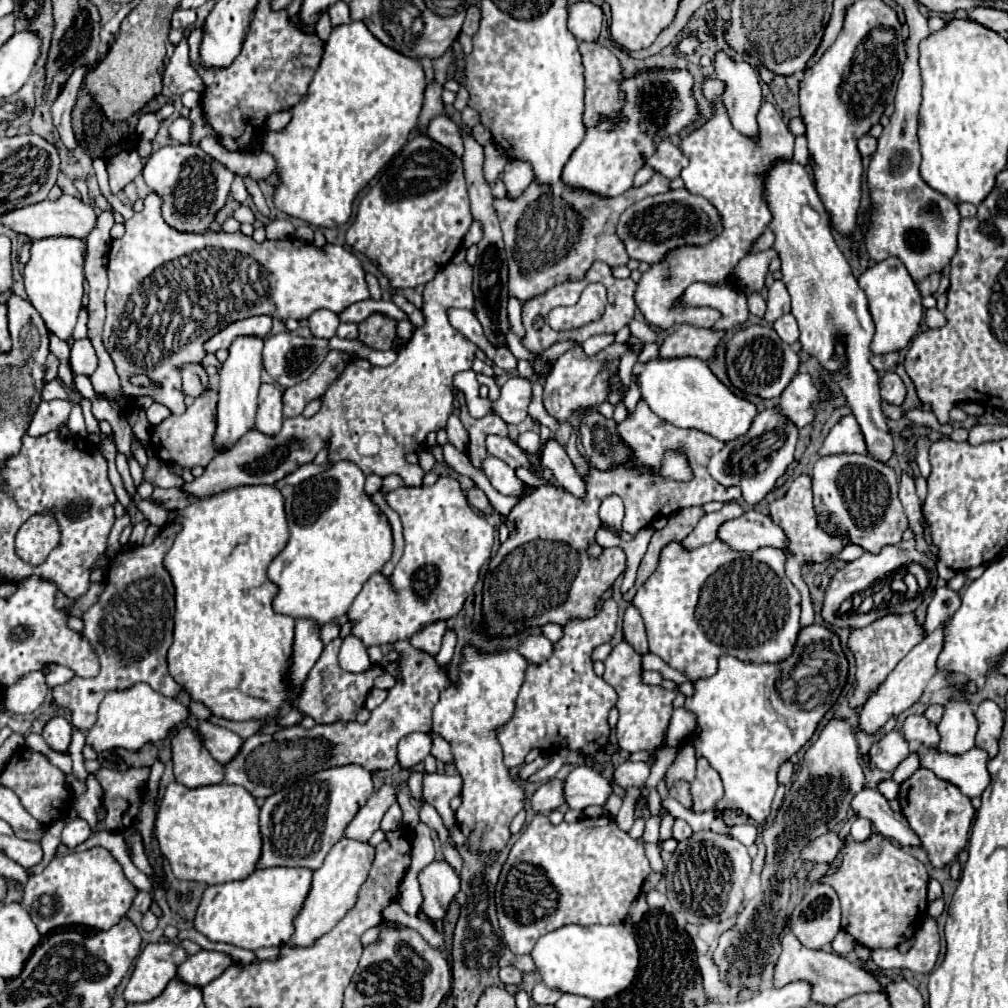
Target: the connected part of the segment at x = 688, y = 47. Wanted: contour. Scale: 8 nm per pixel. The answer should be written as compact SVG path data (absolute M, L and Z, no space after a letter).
M688 34L688 36L684 36L680 42L678 42L678 52L680 54L694 54L696 50L698 50L698 46L700 46L700 40L698 40L698 36L696 34Z

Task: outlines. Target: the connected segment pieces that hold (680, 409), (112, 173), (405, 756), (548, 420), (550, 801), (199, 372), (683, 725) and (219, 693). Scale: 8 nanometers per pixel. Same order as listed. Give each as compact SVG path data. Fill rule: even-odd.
M684 356L636 362L632 376L636 378L642 400L646 400L650 410L678 428L696 428L722 442L728 442L746 434L756 418L756 406L734 396L700 358Z
M122 152L112 160L108 160L108 176L110 176L112 192L118 194L140 172L142 172L142 160L136 152Z
M422 732L408 734L398 744L398 764L400 764L400 768L412 770L412 766L420 764L430 754L430 748L432 748L432 740L430 740L428 734L422 734Z
M538 382L534 384L534 398L532 398L532 404L530 404L530 408L528 408L528 414L530 414L536 422L540 422L542 426L548 426L552 434L554 434L554 432L558 430L558 426L560 426L560 422L558 422L556 418L548 416L548 412L544 410L544 406L542 406L542 384L538 384Z
M552 778L544 782L532 796L530 796L530 806L534 812L546 814L550 810L556 810L560 804L564 804L564 782L558 778Z
M186 364L180 368L180 376L182 376L182 390L188 396L200 396L206 390L208 384L208 376L204 372L204 368L200 364Z
M678 708L672 712L672 718L670 718L670 726L666 728L666 738L664 738L664 744L666 746L680 746L696 728L696 718L692 712L688 712L686 708Z
M236 486L222 490L218 494L212 494L208 498L202 498L198 502L192 502L190 506L182 510L170 510L168 514L170 522L176 522L180 526L180 532L170 548L170 552L164 556L164 566L174 582L174 600L176 600L176 614L174 614L174 642L168 650L168 670L170 676L180 682L190 698L204 702L216 716L224 716L228 720L252 720L252 718L266 718L278 714L280 706L288 700L288 686L286 686L286 668L290 664L292 654L292 642L294 642L294 618L276 614L272 610L272 598L276 596L276 586L268 580L266 570L272 558L286 546L288 542L288 524L284 514L284 498L276 486Z

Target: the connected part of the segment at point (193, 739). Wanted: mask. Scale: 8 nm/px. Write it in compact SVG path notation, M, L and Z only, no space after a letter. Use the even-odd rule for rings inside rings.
M180 728L172 736L172 762L178 784L186 788L224 782L222 764L210 758L210 752L200 744L194 728Z

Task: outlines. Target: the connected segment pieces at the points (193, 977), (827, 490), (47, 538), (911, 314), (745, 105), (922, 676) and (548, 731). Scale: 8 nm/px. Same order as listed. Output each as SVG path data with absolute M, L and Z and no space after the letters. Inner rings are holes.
M200 950L194 956L188 956L188 960L182 966L178 966L176 978L190 986L204 988L208 982L218 978L230 964L232 960L222 952Z
M862 454L822 456L814 464L812 474L814 508L818 524L830 536L848 536L850 544L858 544L864 552L878 554L882 546L898 544L908 520L898 498L896 470Z
M50 514L32 516L16 534L16 554L30 564L40 564L58 546L58 540L60 530Z
M888 258L884 262L876 264L874 268L868 268L858 278L858 284L866 292L868 310L876 324L876 334L874 334L874 340L870 346L872 354L888 354L888 352L906 348L910 344L910 340L918 334L924 308L920 304L922 298L918 294L918 288L914 284L914 280L910 278L908 270L904 268L904 264L898 258Z
M724 52L716 54L714 60L716 78L726 82L724 104L736 130L746 136L758 136L756 114L762 102L762 90L754 68L748 62L736 64Z
M946 624L938 626L938 630L930 632L920 644L916 644L916 646L898 662L898 666L888 674L888 678L882 682L882 686L878 688L878 692L874 692L874 694L870 696L870 700L866 702L866 706L860 710L858 722L854 724L854 730L856 730L856 728L862 728L864 732L872 734L872 732L876 732L892 714L902 714L904 710L908 710L908 708L922 696L928 680L938 672L936 660L938 660L938 654L942 652L944 628L946 628Z
M606 600L592 618L572 618L564 624L564 634L554 642L552 656L542 664L528 664L524 684L516 698L516 710L506 726L498 728L498 742L504 752L506 768L518 768L524 764L526 754L538 748L542 754L552 756L566 746L594 758L610 742L608 712L616 704L616 692L610 684L594 674L593 662L588 658L601 644L612 640L618 624L618 606L614 600ZM568 660L568 668L566 668Z

